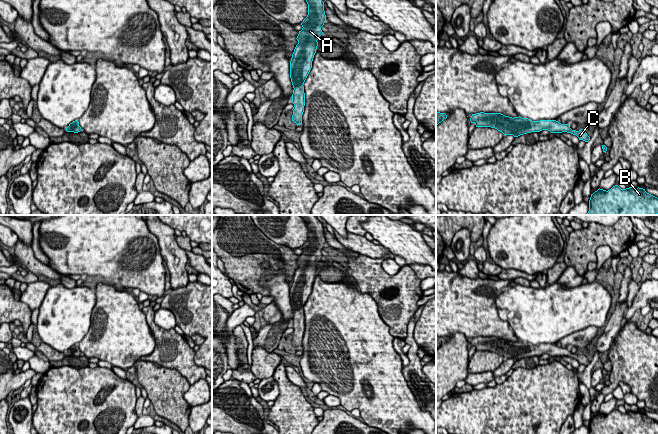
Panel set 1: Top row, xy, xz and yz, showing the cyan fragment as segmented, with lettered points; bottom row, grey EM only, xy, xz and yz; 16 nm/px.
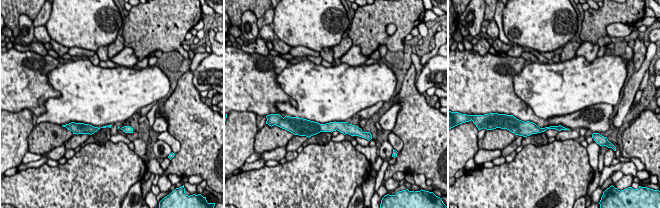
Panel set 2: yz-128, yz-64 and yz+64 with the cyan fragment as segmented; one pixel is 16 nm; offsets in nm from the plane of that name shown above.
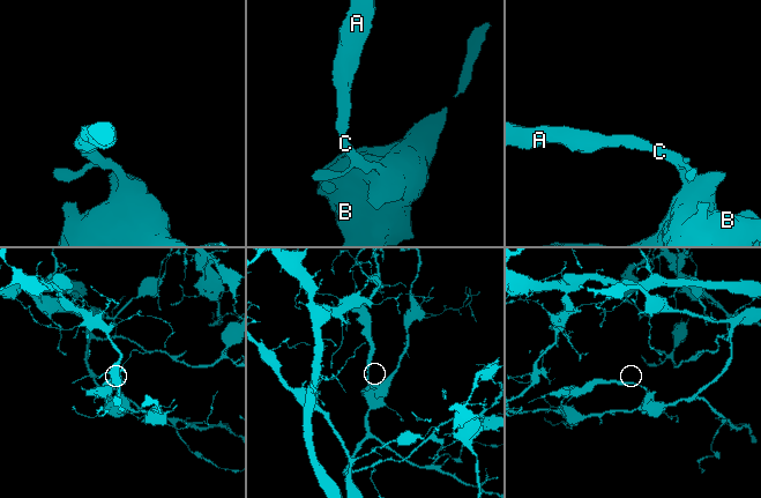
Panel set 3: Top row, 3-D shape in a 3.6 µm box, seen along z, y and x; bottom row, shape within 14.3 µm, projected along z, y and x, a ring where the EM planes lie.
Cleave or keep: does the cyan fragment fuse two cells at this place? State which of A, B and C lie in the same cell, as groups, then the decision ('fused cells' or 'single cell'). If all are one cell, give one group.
A B C | single cell

